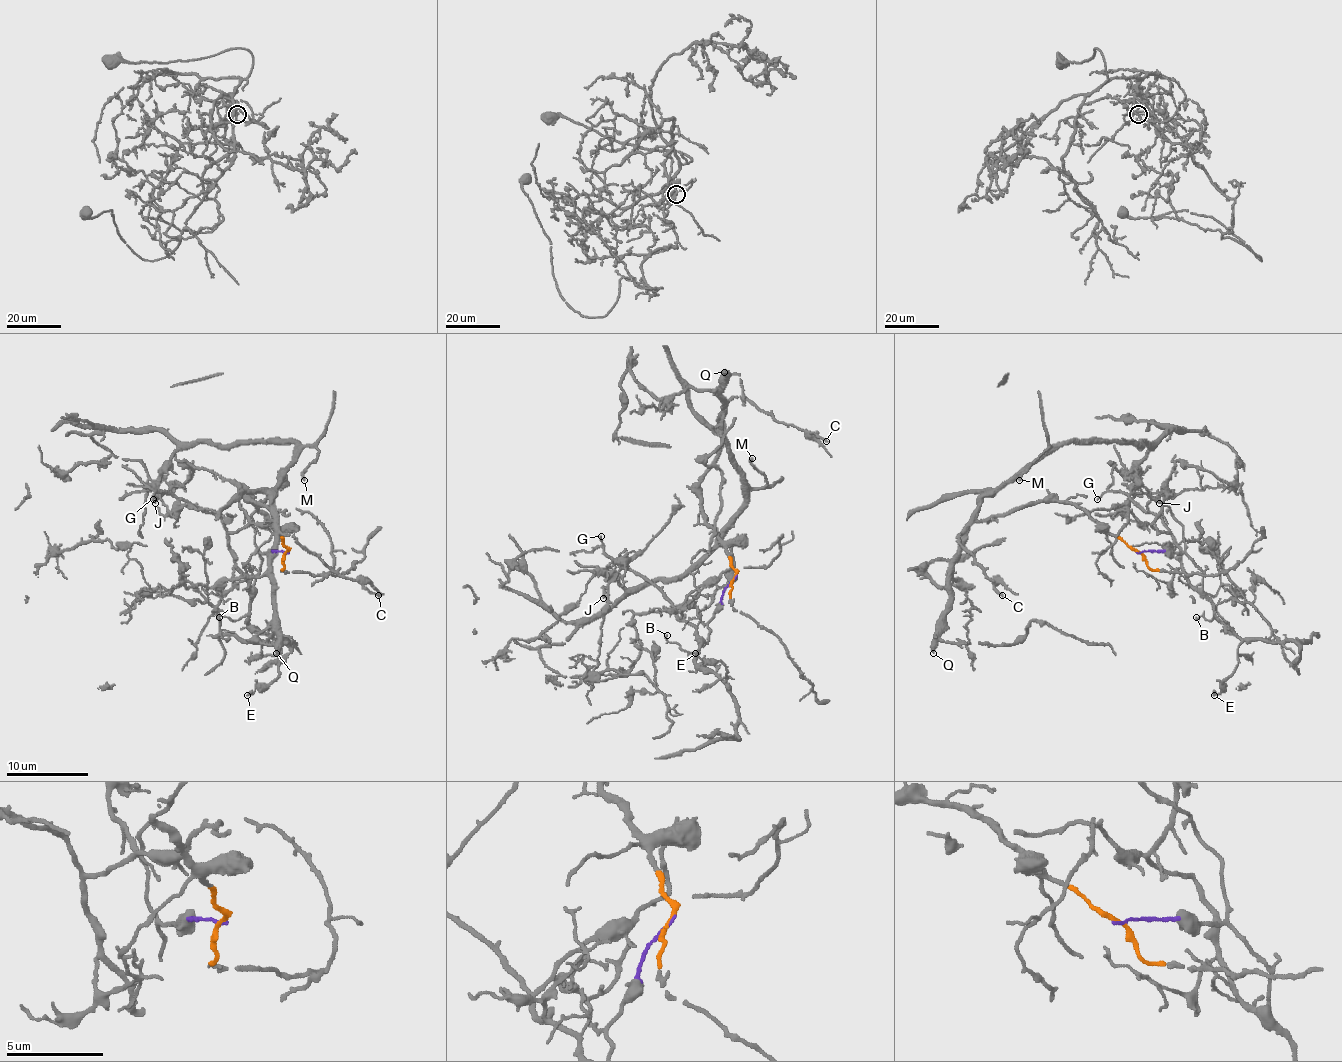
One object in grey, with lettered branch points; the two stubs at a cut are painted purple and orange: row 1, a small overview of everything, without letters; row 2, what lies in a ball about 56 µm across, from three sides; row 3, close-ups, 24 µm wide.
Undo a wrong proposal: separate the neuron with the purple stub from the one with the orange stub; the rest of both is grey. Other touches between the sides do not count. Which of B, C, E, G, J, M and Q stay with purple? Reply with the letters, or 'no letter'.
B, E, G, J

